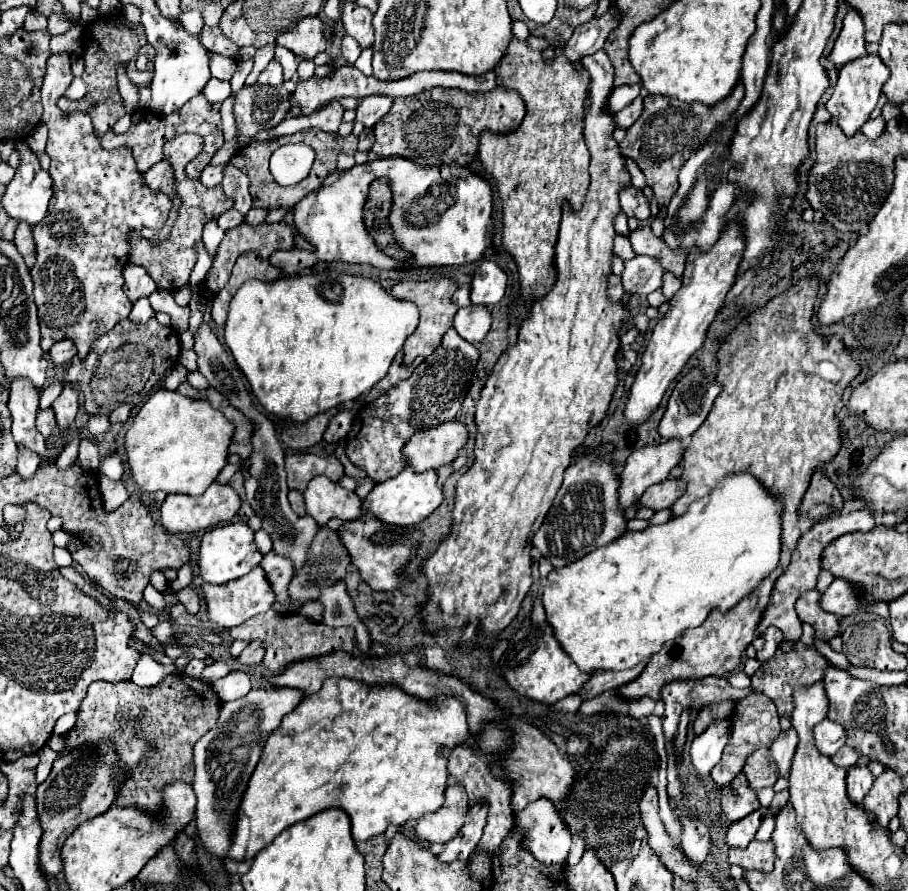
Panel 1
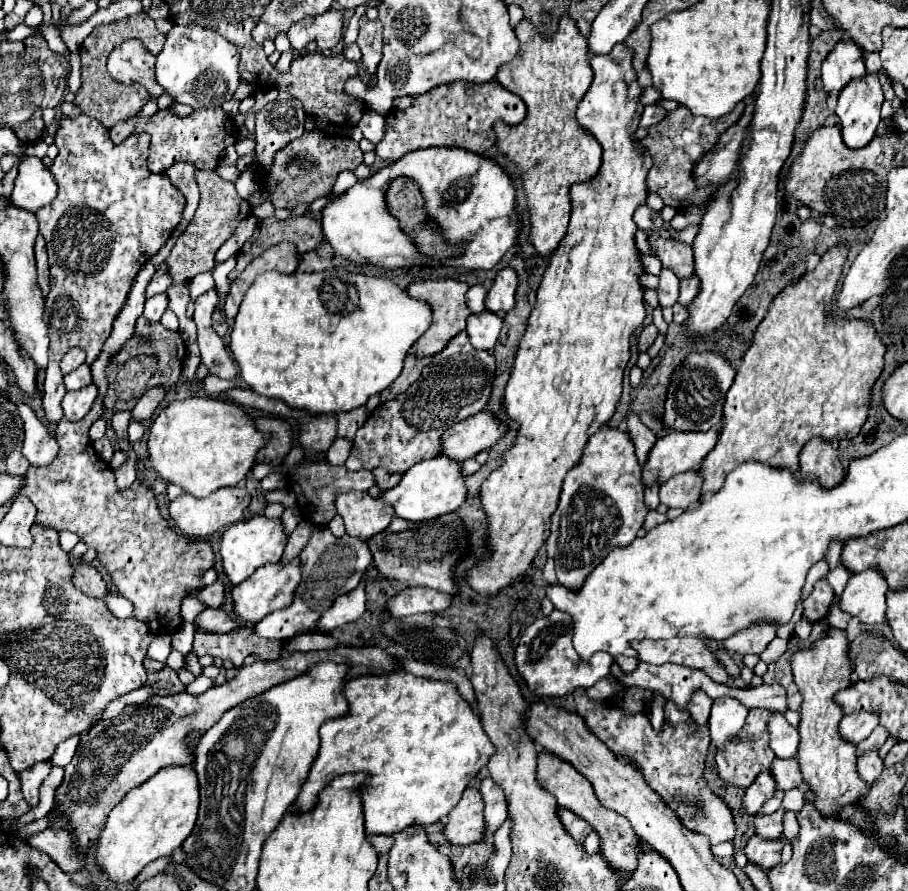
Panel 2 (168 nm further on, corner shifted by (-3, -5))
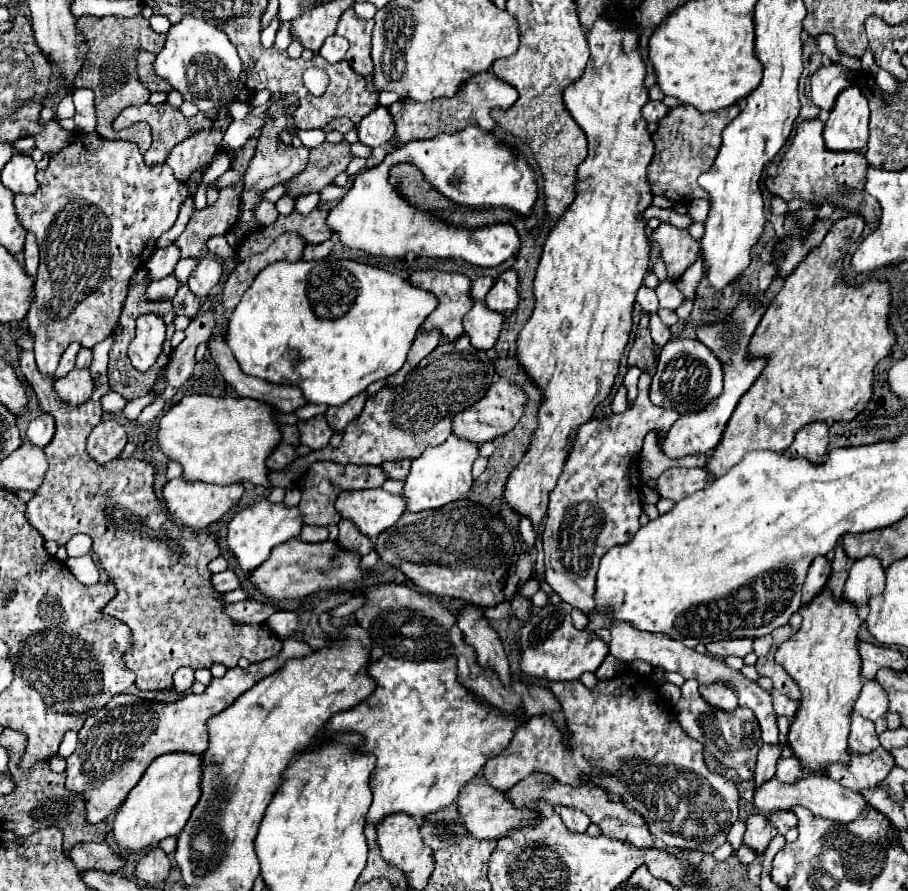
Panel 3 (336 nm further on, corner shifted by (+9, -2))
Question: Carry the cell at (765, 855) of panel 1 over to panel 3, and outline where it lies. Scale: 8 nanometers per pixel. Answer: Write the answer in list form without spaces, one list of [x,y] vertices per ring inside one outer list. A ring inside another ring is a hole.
[[[752,815],[746,821],[746,833],[744,833],[744,845],[754,849],[758,855],[762,855],[768,849],[768,843],[776,835],[776,827],[772,827],[764,815]]]

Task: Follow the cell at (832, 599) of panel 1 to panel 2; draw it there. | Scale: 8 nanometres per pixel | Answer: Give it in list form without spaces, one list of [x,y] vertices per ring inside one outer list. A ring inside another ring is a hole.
[[[880,570],[852,574],[840,596],[840,608],[856,616],[860,622],[886,622],[886,592],[888,584]]]

